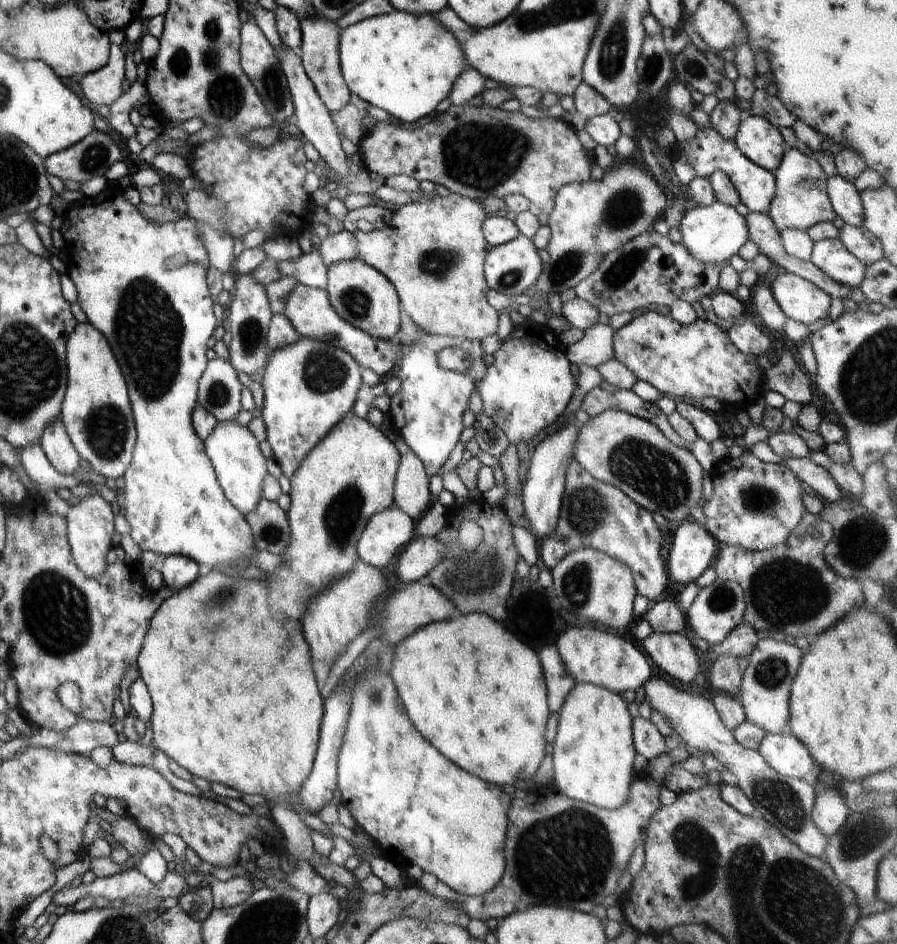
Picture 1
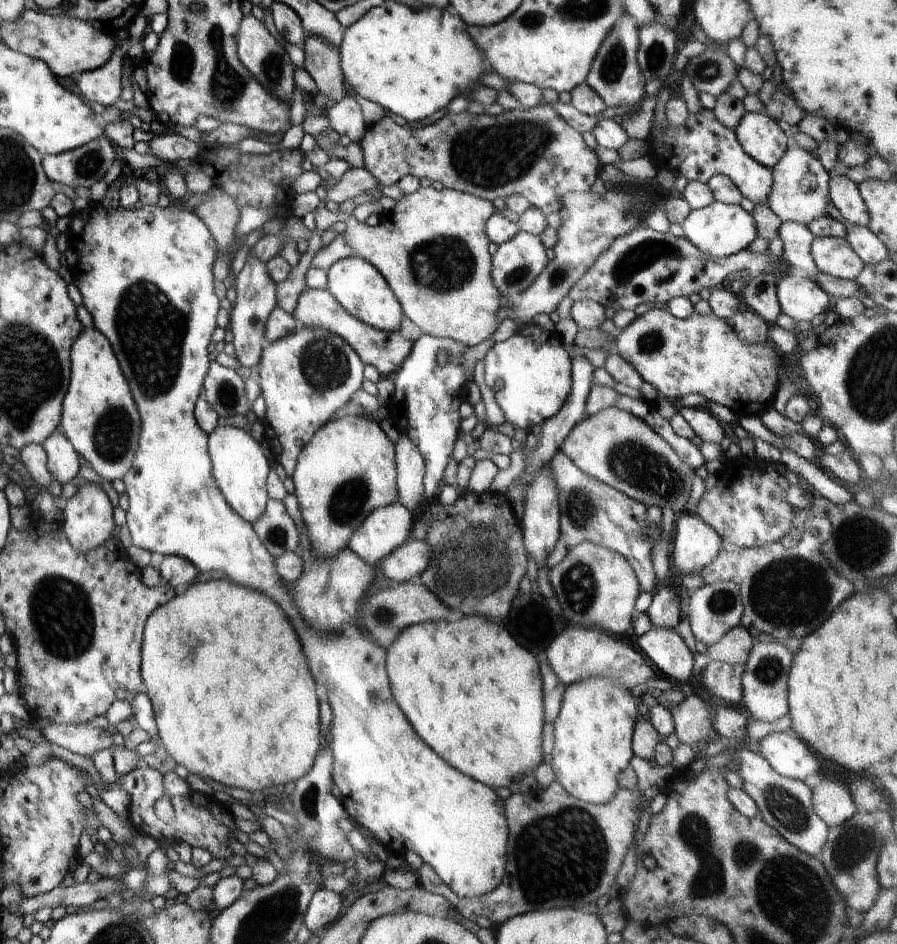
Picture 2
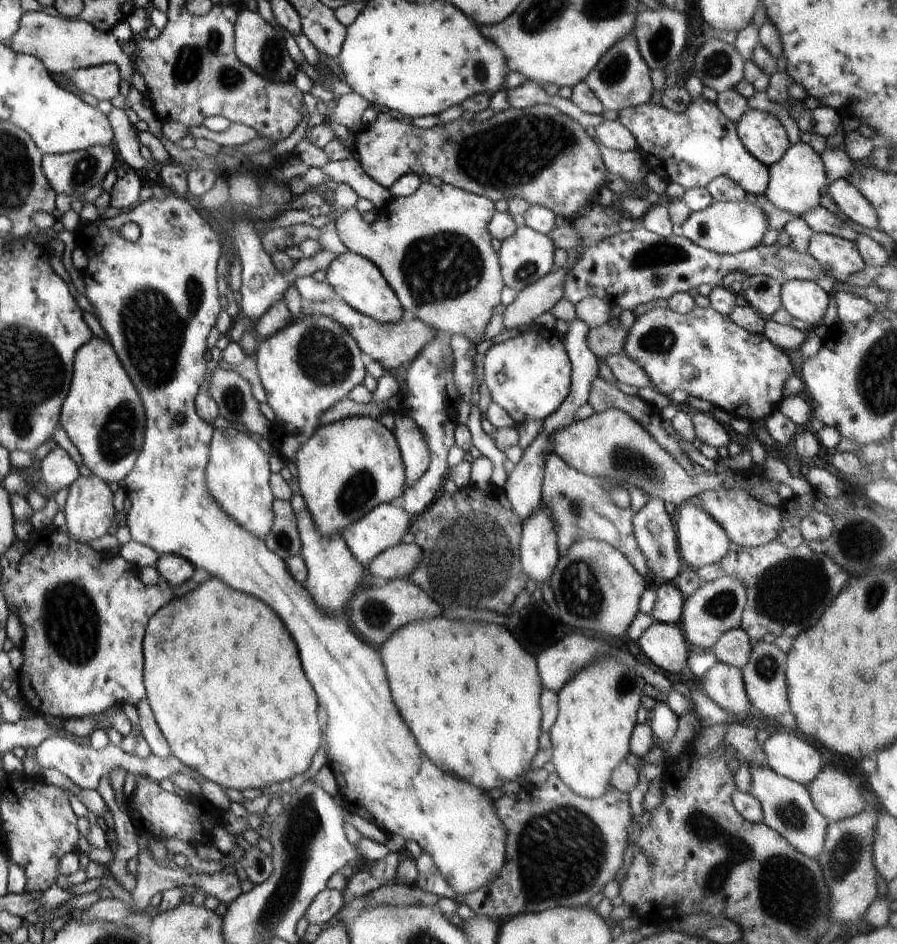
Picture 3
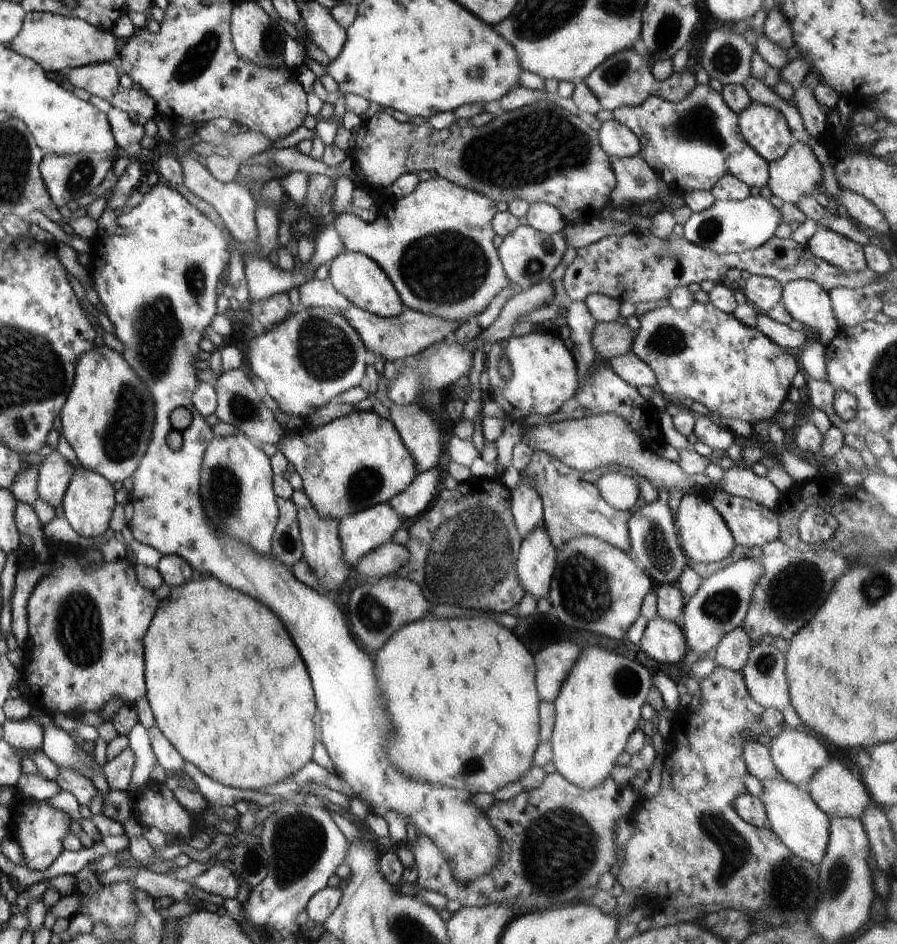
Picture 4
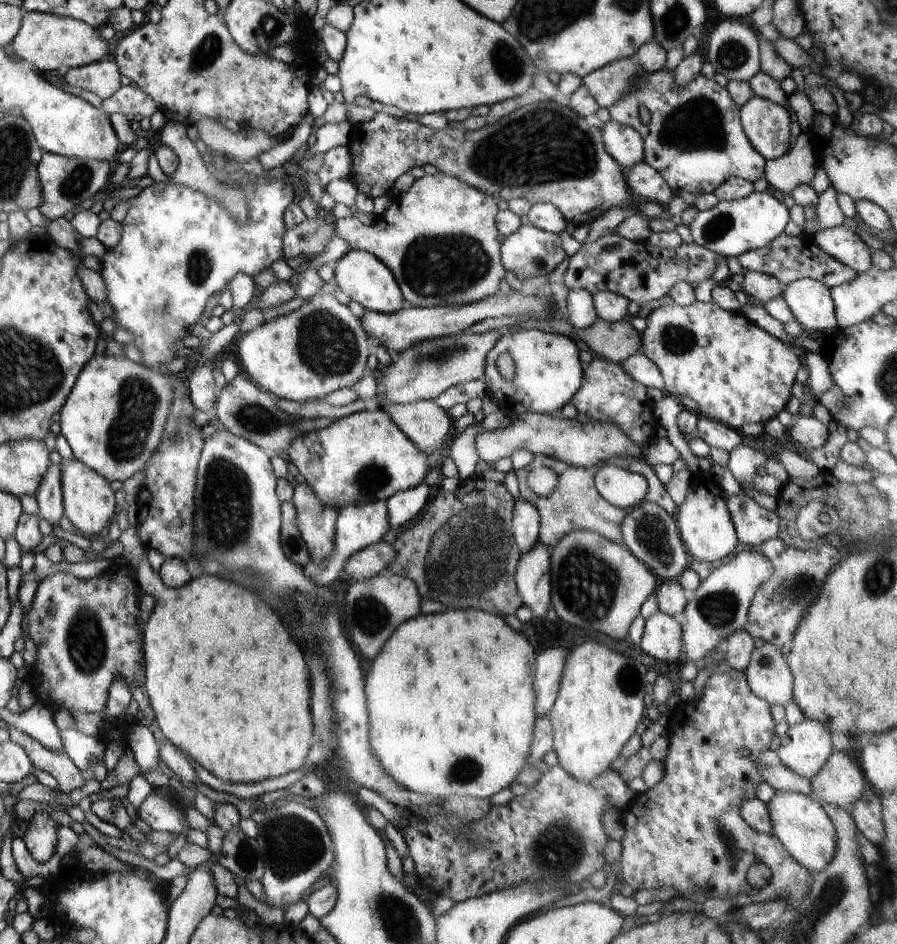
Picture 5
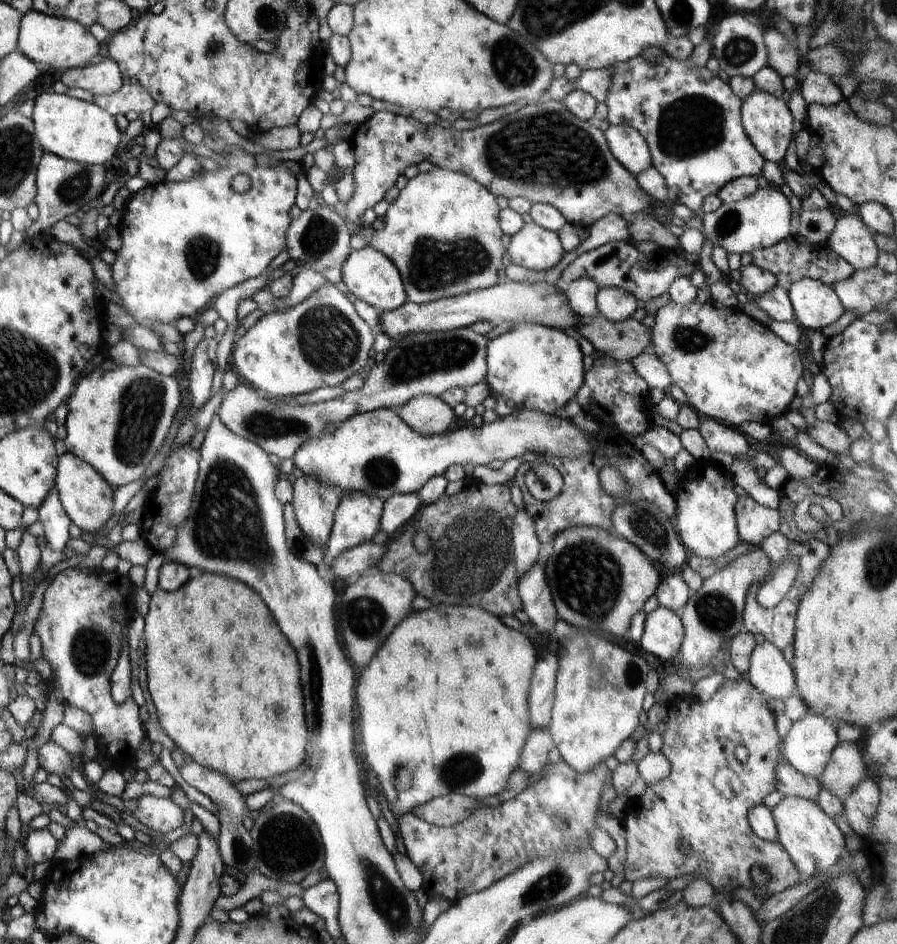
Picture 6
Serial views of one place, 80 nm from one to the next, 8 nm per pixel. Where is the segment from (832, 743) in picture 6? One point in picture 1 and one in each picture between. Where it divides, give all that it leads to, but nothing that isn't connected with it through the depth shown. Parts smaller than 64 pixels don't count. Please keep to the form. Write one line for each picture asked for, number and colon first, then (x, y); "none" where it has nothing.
1: (785, 753)
2: (785, 753)
3: (789, 756)
4: (798, 754)
5: (805, 748)

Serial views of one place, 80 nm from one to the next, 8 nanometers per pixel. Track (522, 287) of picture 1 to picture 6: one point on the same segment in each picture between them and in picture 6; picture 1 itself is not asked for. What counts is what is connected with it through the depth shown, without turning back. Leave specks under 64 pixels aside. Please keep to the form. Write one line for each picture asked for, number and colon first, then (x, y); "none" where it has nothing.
2: (517, 263)
3: (527, 256)
4: (528, 257)
5: (529, 252)
6: (535, 248)

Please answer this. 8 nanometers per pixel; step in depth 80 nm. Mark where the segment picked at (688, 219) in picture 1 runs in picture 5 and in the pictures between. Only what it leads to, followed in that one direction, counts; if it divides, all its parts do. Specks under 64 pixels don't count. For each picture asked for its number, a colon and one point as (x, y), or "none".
2: (721, 230)
3: (726, 228)
4: (728, 227)
5: (731, 228)

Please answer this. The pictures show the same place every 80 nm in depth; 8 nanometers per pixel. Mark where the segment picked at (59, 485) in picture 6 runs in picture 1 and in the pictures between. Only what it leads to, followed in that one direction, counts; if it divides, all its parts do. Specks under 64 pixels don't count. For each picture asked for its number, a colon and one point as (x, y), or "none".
1: (90, 526)
2: (88, 521)
3: (89, 511)
4: (89, 501)
5: (89, 503)

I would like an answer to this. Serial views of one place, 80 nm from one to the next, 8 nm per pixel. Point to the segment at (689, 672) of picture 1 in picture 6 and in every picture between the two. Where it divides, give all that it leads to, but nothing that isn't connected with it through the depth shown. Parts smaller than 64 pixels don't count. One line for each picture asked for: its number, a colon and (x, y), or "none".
2: (667, 650)
3: (664, 644)
4: (663, 641)
5: (663, 637)
6: (663, 636)

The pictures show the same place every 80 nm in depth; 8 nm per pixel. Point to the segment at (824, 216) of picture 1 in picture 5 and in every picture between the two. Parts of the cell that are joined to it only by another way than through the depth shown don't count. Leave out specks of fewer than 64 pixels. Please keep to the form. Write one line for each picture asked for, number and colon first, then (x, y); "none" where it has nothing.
2: (800, 184)
3: (796, 181)
4: (798, 173)
5: (798, 166)

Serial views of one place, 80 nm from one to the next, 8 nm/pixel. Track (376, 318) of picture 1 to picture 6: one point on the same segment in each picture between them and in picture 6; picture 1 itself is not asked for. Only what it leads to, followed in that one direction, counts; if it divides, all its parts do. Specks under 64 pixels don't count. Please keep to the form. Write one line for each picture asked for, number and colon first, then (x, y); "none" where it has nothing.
2: (356, 284)
3: (358, 283)
4: (361, 281)
5: (361, 277)
6: (371, 277)

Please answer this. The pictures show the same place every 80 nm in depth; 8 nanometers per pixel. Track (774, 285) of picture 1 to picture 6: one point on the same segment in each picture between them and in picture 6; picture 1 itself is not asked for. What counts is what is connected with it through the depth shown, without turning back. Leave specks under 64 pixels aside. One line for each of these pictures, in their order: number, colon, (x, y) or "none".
2: (800, 298)
3: (804, 300)
4: (808, 303)
5: (811, 304)
6: (815, 305)

